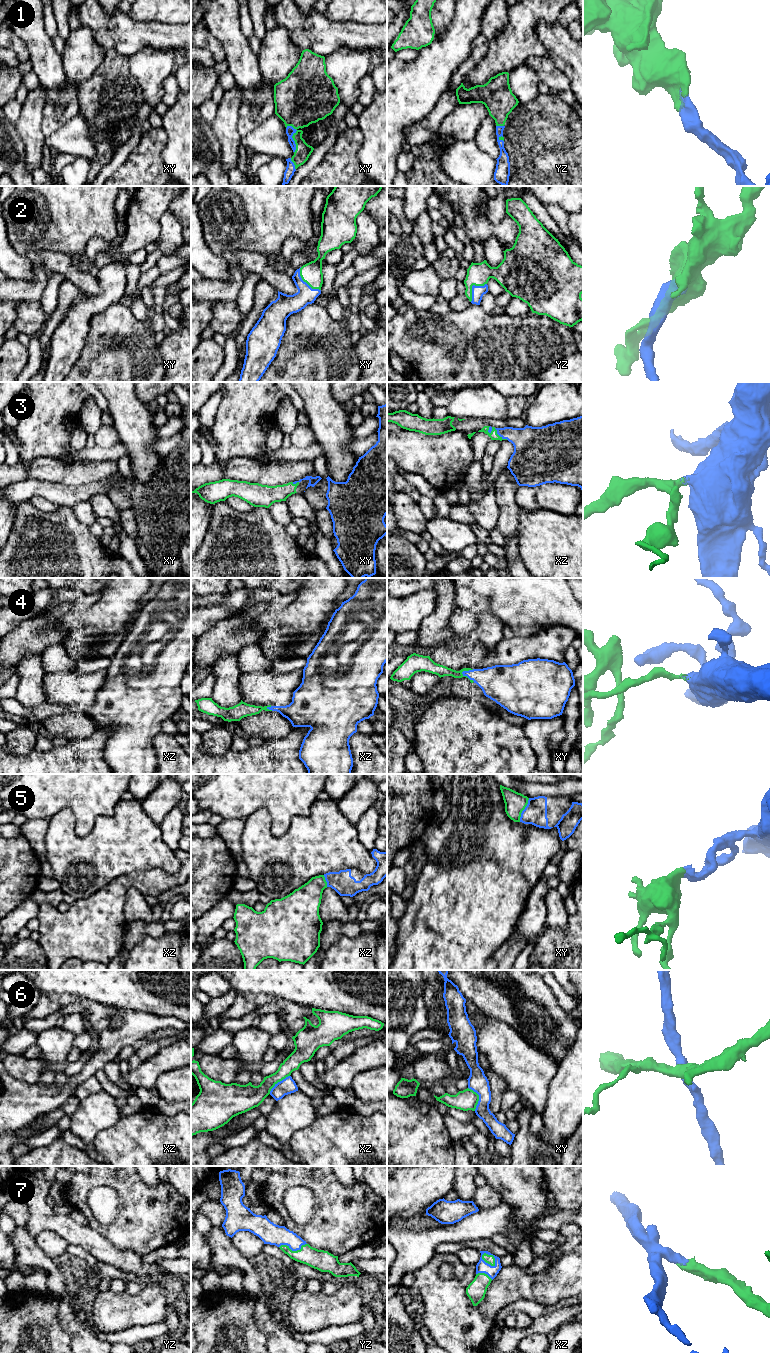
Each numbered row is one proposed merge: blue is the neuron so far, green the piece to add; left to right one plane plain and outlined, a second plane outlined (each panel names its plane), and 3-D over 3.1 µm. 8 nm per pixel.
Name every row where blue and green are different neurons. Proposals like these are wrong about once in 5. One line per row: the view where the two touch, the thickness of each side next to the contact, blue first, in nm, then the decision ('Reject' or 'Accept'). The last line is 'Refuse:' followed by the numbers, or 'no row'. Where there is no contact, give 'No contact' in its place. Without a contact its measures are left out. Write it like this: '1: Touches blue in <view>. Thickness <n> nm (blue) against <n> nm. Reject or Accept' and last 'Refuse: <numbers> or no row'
1: Touches blue in xy. Thickness 70 nm (blue) against 320 nm. Accept
2: Touches blue in xy. Thickness 170 nm (blue) against 170 nm. Accept
3: Touches blue in xz. Thickness 280 nm (blue) against 70 nm. Accept
4: Touches blue in xy. Thickness 280 nm (blue) against 90 nm. Accept
5: Touches blue in xy. Thickness 190 nm (blue) against 170 nm. Accept
6: Touches blue in xy. Thickness 160 nm (blue) against 170 nm. Reject
7: Touches blue in xz. Thickness 100 nm (blue) against 70 nm. Accept
Refuse: 6

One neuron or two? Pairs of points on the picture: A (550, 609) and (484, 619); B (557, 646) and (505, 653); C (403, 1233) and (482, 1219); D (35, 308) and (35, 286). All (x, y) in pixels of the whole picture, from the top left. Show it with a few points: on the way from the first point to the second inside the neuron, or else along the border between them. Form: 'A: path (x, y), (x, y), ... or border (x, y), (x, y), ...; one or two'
A: border (475, 614), (491, 613), (503, 624); two
B: path (544, 646), (516, 648); one
C: path (423, 1236), (436, 1236), (443, 1233), (462, 1231); one
D: border (39, 300), (19, 302); two

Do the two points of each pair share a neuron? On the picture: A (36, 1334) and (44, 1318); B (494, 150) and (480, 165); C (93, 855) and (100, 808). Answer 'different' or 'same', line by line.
A: same
B: different
C: different

